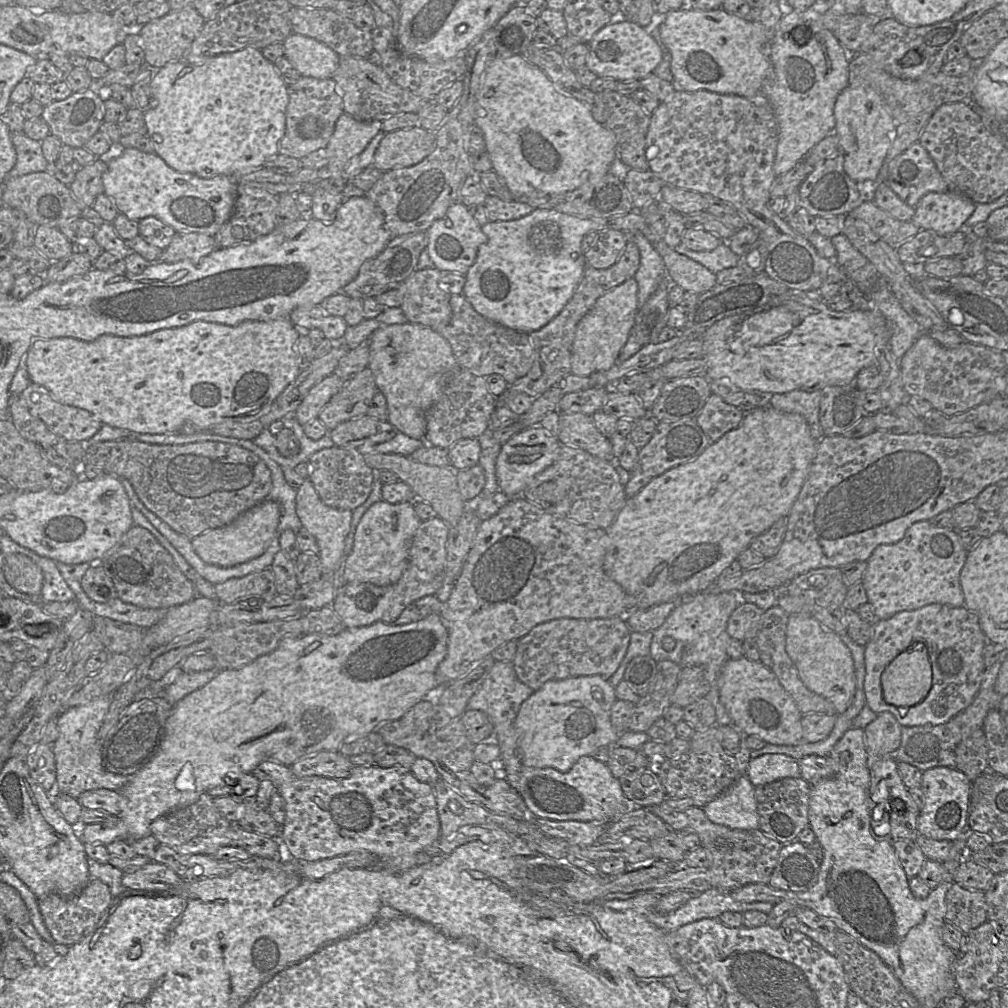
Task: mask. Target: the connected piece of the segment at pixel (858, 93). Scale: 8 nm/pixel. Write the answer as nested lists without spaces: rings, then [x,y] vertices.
[[[870,87],[845,88],[837,97],[834,106],[835,134],[838,153],[844,156],[844,171],[856,183],[878,182],[884,160],[892,146],[897,123],[882,97]]]

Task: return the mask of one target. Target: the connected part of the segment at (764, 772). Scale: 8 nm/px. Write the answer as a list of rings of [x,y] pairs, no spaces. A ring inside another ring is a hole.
[[[765,754],[749,762],[747,778],[754,787],[782,778],[800,778],[798,761],[784,754]]]

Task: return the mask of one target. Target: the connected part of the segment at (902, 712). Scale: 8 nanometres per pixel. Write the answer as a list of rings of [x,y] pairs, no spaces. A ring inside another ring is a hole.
[[[934,603],[917,610],[898,612],[888,619],[876,620],[873,624],[873,635],[864,647],[865,703],[876,714],[890,712],[902,727],[944,724],[968,707],[976,696],[982,681],[983,673],[986,669],[983,661],[983,649],[985,646],[986,637],[979,624],[978,616],[963,606],[954,607]],[[917,642],[924,643],[927,648],[932,668],[931,689],[927,696],[914,706],[896,707],[890,705],[883,699],[880,680],[881,674],[895,657]]]

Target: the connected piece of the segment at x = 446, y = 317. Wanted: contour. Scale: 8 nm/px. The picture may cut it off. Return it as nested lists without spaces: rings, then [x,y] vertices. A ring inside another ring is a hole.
[[[415,270],[404,280],[405,294],[400,308],[408,322],[428,326],[439,331],[452,317],[451,294],[439,286],[440,270]]]

